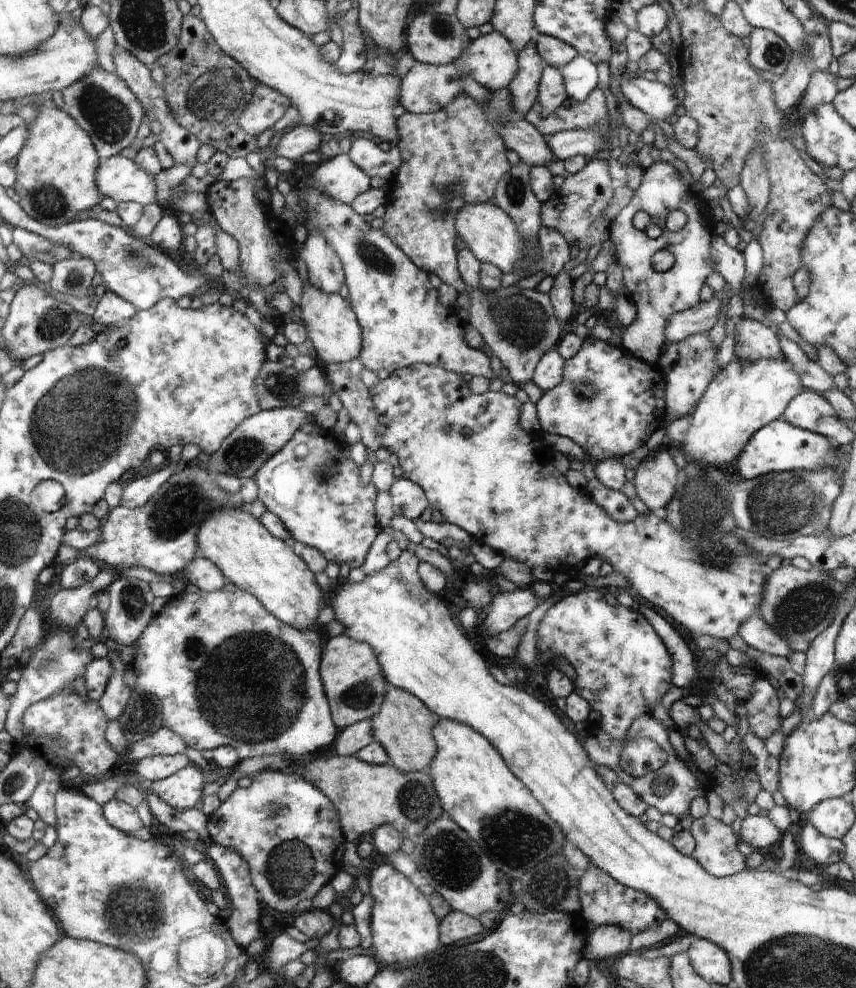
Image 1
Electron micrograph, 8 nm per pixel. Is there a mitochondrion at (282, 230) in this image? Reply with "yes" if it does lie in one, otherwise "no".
no

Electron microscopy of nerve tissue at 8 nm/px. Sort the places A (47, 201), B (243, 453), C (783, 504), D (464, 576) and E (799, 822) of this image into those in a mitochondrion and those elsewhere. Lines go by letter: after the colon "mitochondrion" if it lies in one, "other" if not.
A: mitochondrion
B: mitochondrion
C: mitochondrion
D: other
E: other

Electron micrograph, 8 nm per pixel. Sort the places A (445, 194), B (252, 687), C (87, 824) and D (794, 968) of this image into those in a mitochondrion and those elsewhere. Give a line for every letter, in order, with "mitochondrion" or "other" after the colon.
A: mitochondrion
B: mitochondrion
C: other
D: mitochondrion

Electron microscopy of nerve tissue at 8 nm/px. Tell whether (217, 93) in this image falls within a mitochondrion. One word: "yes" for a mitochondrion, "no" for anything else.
yes

